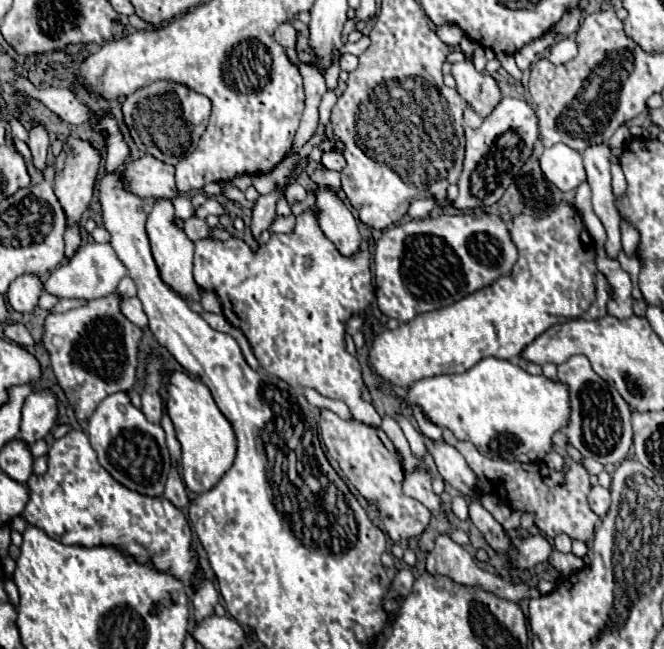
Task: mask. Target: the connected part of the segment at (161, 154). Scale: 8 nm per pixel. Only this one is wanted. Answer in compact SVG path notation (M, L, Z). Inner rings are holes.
M154 82L128 96L122 104L122 114L130 136L142 152L166 164L178 164L184 156L196 150L208 124L210 100L174 82Z

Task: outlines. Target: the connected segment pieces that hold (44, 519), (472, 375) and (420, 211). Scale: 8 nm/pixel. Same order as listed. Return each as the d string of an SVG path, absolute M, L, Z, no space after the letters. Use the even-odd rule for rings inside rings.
M70 430L62 438L52 440L48 454L58 456L48 458L48 470L42 476L30 476L30 480L26 482L30 500L20 514L26 524L34 524L36 528L44 530L50 538L54 536L56 540L68 546L116 546L118 550L124 550L124 554L128 554L130 558L136 558L136 562L144 562L154 570L168 570L168 574L180 578L180 582L184 582L184 588L188 590L188 598L192 598L192 574L196 574L196 566L200 564L192 544L192 528L188 524L188 518L164 496L142 496L116 482L100 466L96 452L82 430Z
M482 358L476 366L472 366L462 374L432 376L418 380L412 386L408 386L402 402L408 408L418 406L432 424L452 430L452 434L460 440L472 442L484 456L494 460L498 458L516 460L524 464L540 462L550 452L552 434L564 428L570 416L568 388L562 382L552 382L546 380L544 376L532 376L526 370L522 370L518 364L500 358Z
M434 198L414 200L414 202L410 204L410 208L408 208L408 216L410 216L410 218L424 218L424 216L428 216L428 214L434 210L436 204L438 204L438 202L436 202Z

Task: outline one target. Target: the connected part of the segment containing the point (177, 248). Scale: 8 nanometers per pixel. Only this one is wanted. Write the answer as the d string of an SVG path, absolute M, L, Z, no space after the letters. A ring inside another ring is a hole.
M158 200L148 216L148 224L146 224L146 232L150 236L150 244L152 244L152 256L154 262L158 266L160 278L182 298L198 302L204 288L200 288L194 278L192 278L192 252L194 252L194 242L174 224L174 206L170 200Z

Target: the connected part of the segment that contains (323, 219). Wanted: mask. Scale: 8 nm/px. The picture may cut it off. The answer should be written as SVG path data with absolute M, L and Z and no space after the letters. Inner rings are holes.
M328 188L316 190L316 206L318 222L322 232L334 242L334 246L344 256L354 256L360 250L360 232L352 212L344 206L344 202L332 194Z

